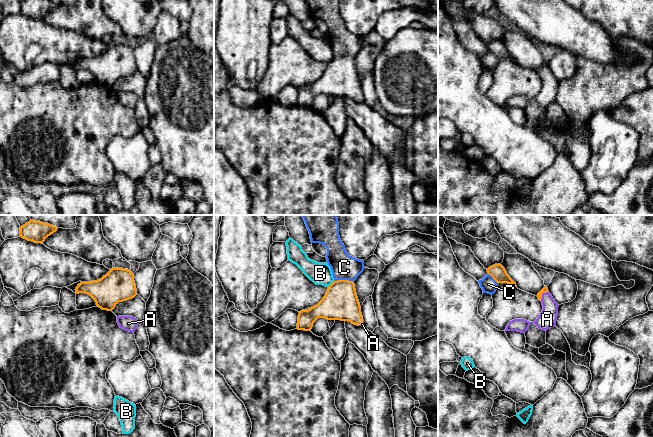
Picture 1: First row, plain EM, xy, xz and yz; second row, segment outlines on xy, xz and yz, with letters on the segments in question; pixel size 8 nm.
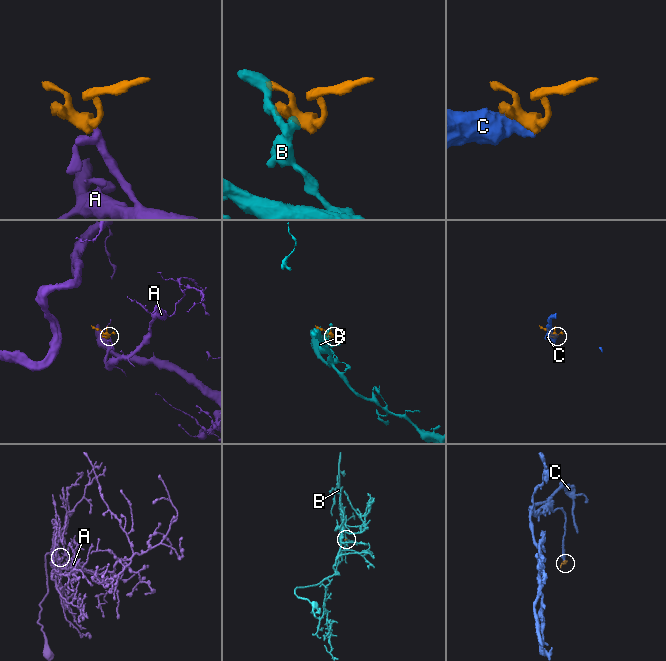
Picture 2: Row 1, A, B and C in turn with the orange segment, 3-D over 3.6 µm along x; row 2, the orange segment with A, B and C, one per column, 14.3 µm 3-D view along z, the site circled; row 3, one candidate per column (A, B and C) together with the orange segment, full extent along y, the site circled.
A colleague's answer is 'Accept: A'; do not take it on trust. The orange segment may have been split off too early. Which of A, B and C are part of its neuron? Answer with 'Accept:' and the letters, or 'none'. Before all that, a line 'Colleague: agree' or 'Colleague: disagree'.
Colleague: agree
Accept: A

